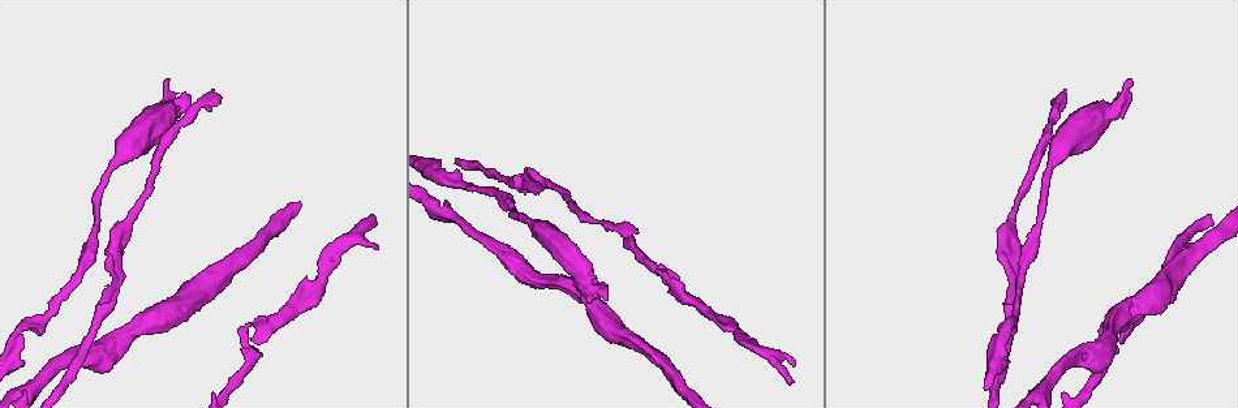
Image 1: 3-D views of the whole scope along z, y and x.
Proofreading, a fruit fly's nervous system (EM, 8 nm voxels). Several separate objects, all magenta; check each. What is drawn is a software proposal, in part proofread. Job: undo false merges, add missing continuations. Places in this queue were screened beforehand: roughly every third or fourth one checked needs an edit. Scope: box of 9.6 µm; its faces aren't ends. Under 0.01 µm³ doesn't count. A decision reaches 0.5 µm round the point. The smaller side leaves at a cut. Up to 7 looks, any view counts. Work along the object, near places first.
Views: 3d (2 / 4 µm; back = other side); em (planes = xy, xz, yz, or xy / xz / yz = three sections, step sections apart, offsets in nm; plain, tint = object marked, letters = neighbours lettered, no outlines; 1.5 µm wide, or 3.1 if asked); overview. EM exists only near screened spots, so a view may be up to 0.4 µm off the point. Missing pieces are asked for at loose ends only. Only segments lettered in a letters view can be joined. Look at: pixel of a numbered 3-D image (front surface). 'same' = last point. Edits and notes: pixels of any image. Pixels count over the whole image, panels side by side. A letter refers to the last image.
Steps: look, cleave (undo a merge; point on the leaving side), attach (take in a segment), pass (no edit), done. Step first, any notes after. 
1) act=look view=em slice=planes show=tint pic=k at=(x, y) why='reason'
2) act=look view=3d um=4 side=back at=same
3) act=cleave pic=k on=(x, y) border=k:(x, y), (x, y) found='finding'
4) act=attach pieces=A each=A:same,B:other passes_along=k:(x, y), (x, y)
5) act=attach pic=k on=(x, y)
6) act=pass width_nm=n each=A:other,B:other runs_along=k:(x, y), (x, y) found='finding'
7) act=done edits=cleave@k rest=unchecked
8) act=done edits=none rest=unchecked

act=look view=3d um=4 side=back pic=1 at=(118, 282) why='thin neck'

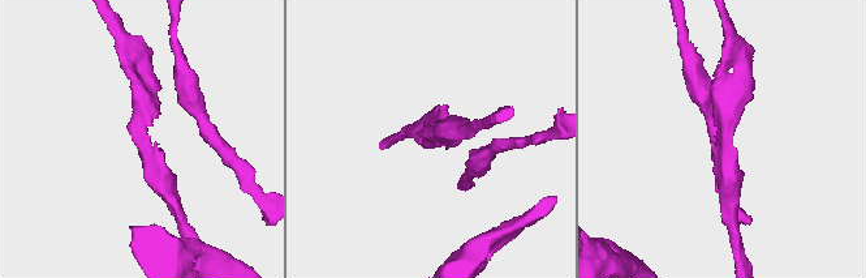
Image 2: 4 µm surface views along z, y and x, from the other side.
act=look view=em slice=planes show=letters pic=2 at=(723, 142) why='need the tissue'

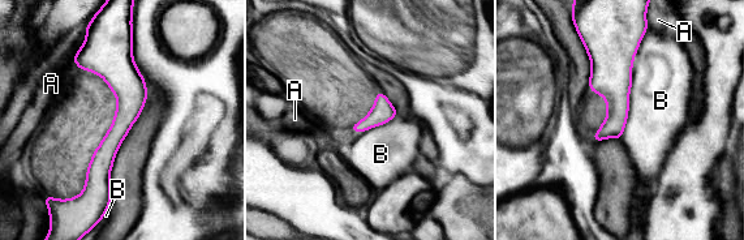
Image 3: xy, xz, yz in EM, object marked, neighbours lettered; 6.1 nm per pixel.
act=pass each=A:other,B:other runs_along=3:(114, 48), (125, 116), (100, 202) found='continuous, no second cell'

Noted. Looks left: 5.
act=look view=em slice=planes show=letters pic=1 at=(1055, 160) why='thick turns thin'

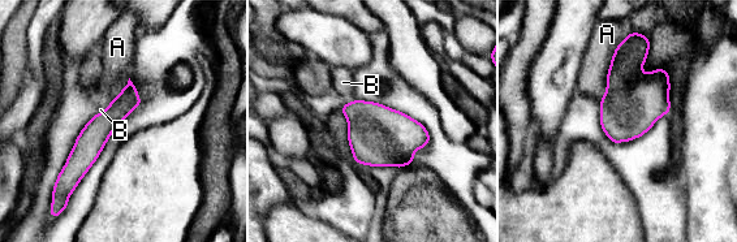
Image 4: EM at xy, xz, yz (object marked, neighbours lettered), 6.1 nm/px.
act=pass width_nm=140 each=A:other,B:other runs_along=4:(129, 86), (74, 181) found='continuous, no second cell'

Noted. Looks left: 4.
act=look view=em slice=yz step=8 show=letters pic=1 at=(219, 97) why='end of a long branch'

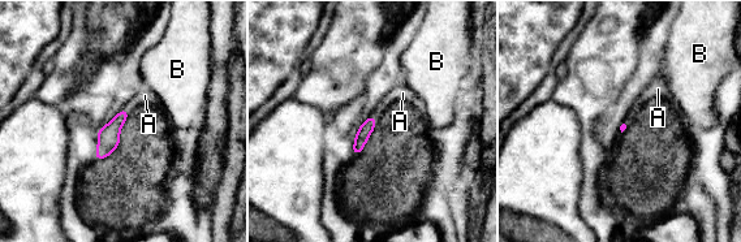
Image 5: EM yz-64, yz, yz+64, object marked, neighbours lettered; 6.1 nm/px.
act=attach pieces=A each=A:same,B:other found='it goes on there'

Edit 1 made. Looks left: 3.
act=done edits=attach@5 rest=unchecked

